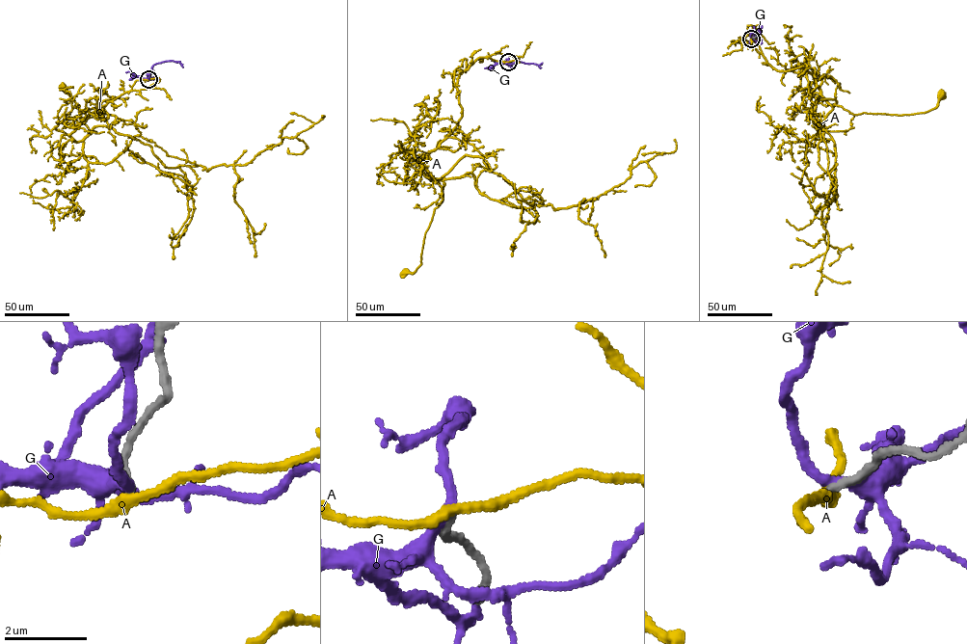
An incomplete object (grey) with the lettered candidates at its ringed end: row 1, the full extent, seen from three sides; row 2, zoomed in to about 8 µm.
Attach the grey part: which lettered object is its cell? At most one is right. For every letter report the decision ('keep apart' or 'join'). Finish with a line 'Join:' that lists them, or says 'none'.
A: keep apart
G: keep apart
Join: none

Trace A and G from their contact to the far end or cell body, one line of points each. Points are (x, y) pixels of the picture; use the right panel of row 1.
A: (751, 39), (742, 38), (777, 70), (803, 67), (829, 103), (853, 114), (926, 112), (941, 94)
G: (751, 39), (759, 29), (760, 39), (756, 44)

